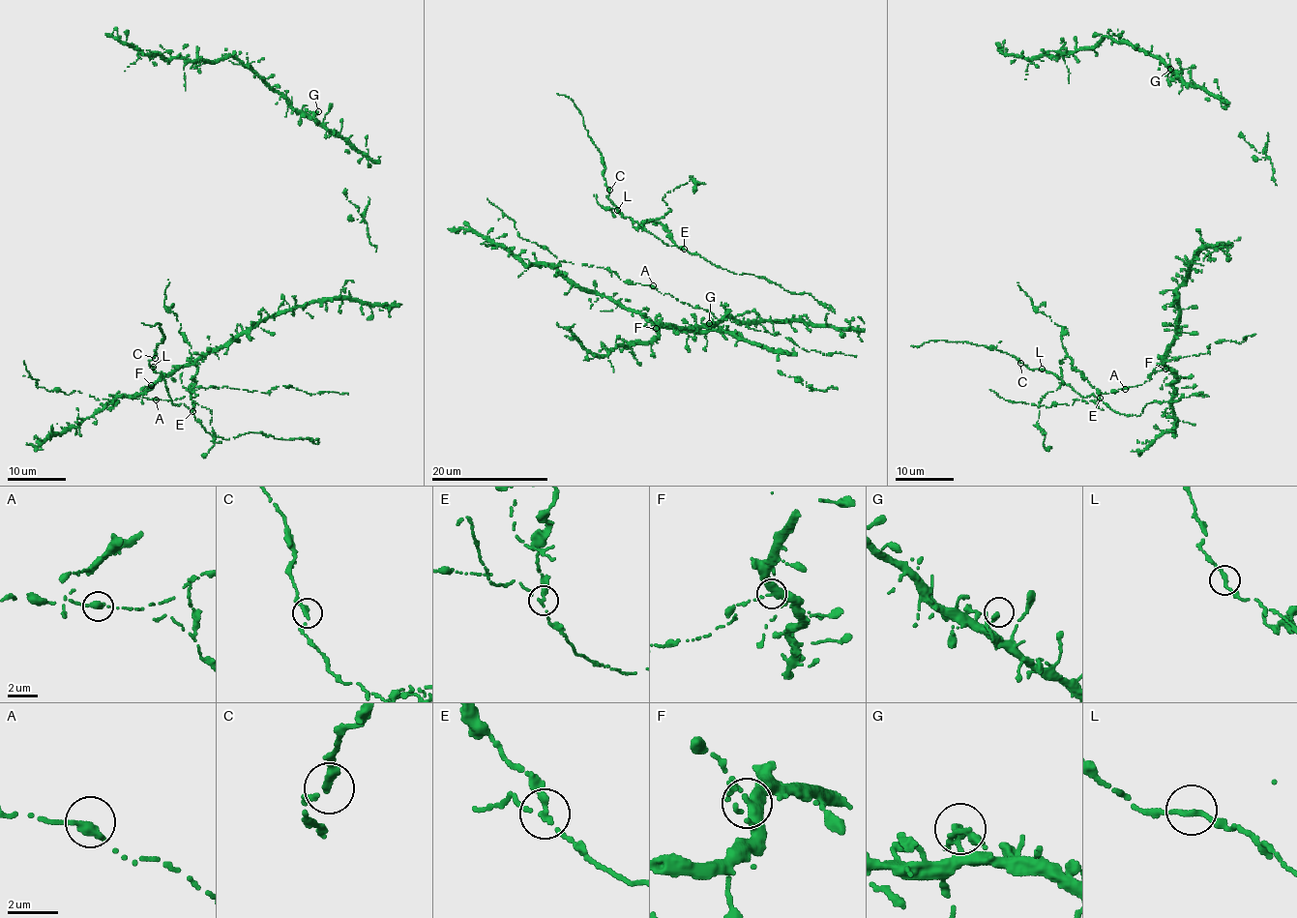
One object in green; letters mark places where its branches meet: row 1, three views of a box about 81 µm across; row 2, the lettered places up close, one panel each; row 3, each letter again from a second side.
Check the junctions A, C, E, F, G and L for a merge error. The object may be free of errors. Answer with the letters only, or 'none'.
E

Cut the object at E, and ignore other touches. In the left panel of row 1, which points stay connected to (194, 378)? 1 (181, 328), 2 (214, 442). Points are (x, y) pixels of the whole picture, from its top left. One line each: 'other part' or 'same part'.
1: same part
2: same part

